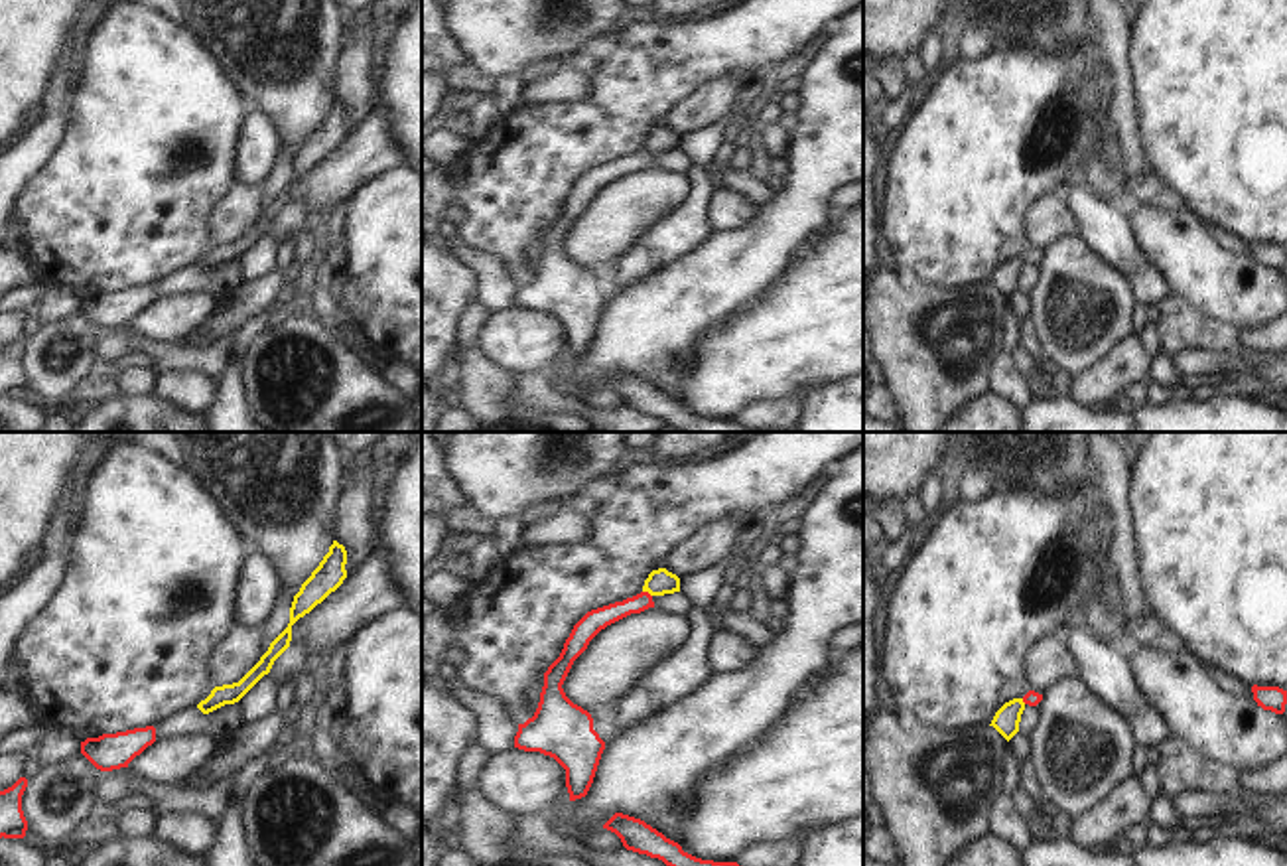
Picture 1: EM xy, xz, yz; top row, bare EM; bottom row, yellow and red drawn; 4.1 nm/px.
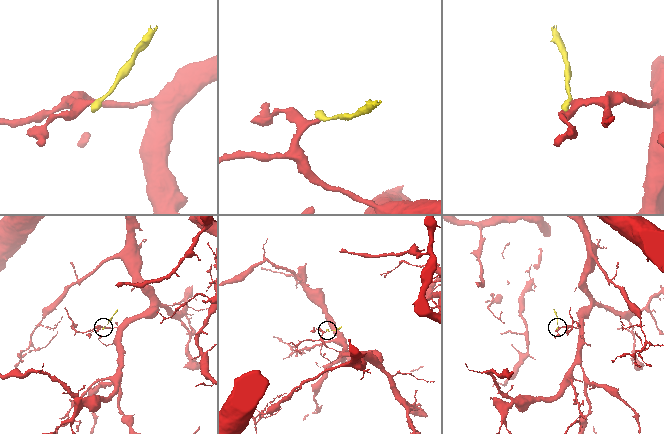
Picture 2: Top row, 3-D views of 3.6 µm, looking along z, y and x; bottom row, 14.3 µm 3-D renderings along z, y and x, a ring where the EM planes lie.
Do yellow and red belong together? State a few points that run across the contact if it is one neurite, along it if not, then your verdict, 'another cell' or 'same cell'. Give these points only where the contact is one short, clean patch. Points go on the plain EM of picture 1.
line xz (643, 148), (651, 154); another cell

